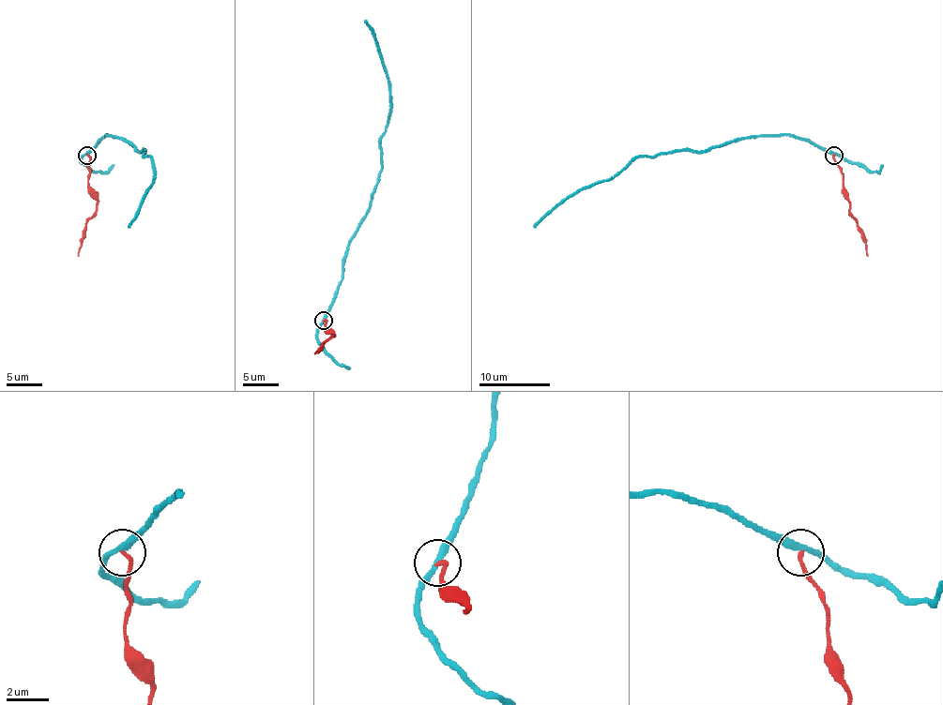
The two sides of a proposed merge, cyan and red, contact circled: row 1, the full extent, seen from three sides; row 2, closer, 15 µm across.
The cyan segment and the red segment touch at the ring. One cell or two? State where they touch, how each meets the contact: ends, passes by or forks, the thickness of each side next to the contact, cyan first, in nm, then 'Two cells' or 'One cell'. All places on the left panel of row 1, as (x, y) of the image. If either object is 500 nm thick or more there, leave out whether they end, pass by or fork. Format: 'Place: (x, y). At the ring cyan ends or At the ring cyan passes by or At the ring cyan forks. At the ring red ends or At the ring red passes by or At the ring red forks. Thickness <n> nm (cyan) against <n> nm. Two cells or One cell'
Place: (87, 155). At the ring cyan passes by. At the ring red ends. Thickness 300 nm (cyan) against 180 nm. Two cells

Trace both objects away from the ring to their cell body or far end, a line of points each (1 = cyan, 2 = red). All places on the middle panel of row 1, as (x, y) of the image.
1: (323, 321), (341, 279), (342, 258), (382, 167), (380, 142), (387, 121), (389, 78), (372, 29), (364, 21)
2: (323, 321), (327, 321), (325, 329), (334, 337), (330, 337), (314, 354)

